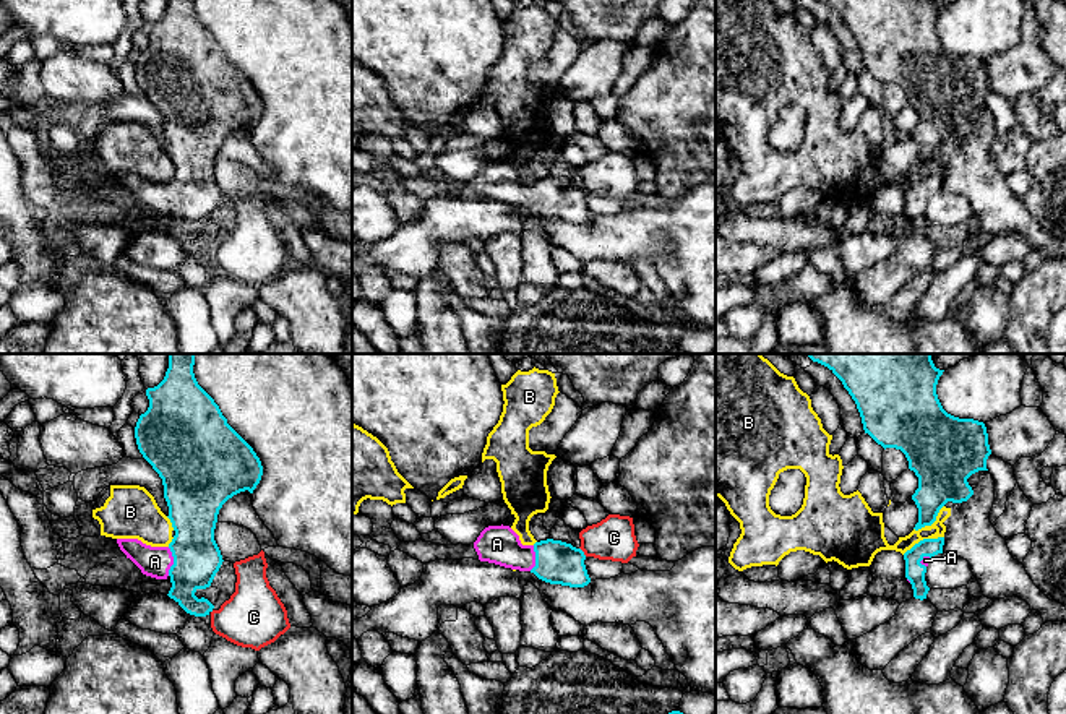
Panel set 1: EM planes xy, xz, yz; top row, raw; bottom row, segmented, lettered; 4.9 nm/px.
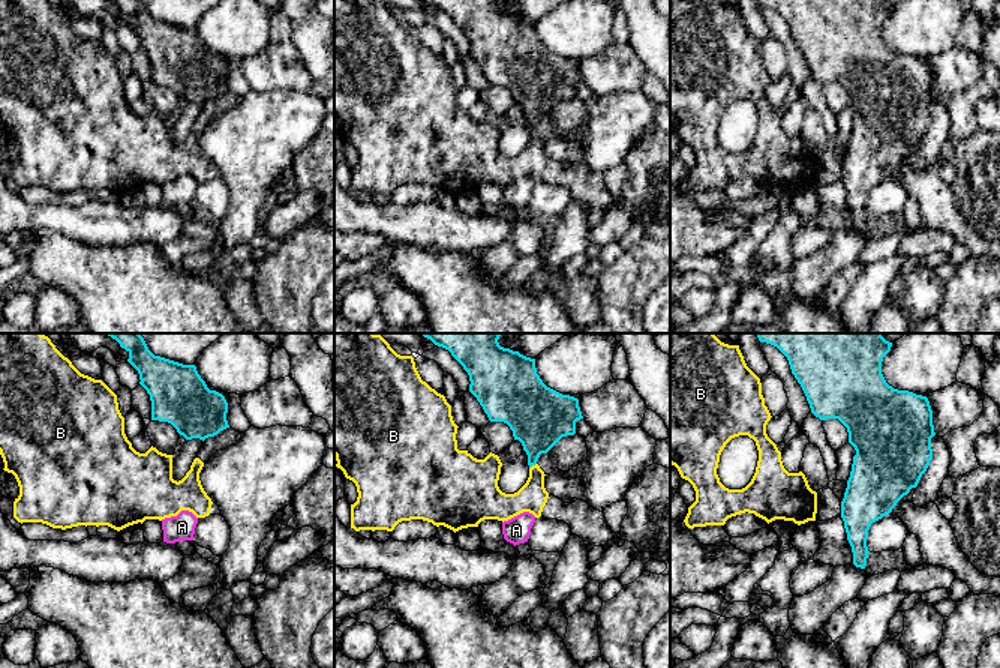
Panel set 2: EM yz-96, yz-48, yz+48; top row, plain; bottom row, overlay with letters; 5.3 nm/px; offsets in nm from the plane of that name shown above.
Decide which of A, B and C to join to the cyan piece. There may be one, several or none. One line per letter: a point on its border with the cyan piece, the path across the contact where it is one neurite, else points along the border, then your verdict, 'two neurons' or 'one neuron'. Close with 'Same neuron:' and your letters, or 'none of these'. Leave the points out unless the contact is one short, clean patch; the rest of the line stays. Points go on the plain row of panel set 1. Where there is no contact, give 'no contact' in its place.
A: contact xy (174, 198); way xy (197, 195), (174, 198), (154, 198); one neuron
B: contact yz (924, 176); two neurons
C: contact xz (583, 189); two neurons
Same neuron: A

